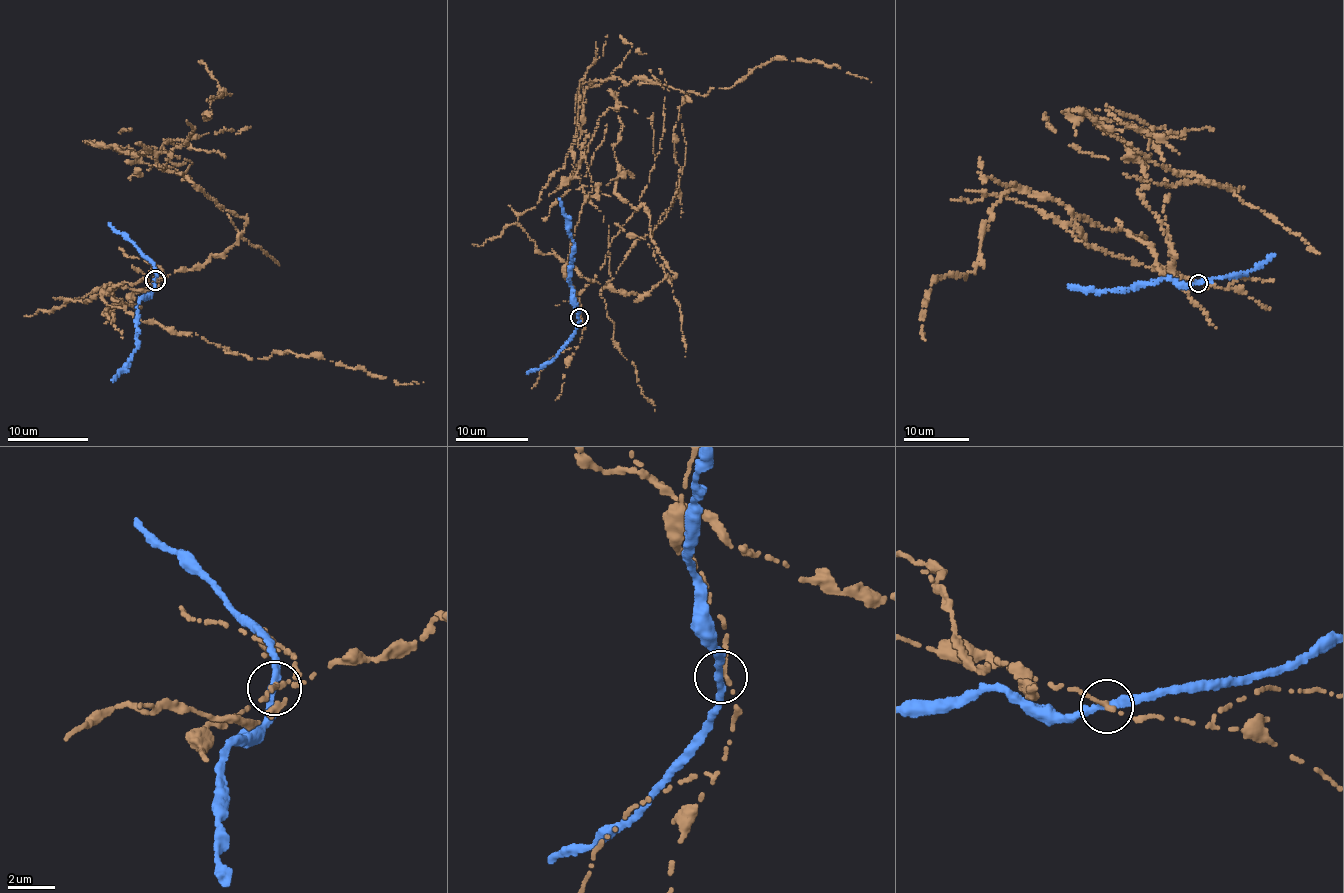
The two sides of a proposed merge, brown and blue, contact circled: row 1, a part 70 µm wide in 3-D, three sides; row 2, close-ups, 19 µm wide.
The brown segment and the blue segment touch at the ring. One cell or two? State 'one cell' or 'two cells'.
two cells

